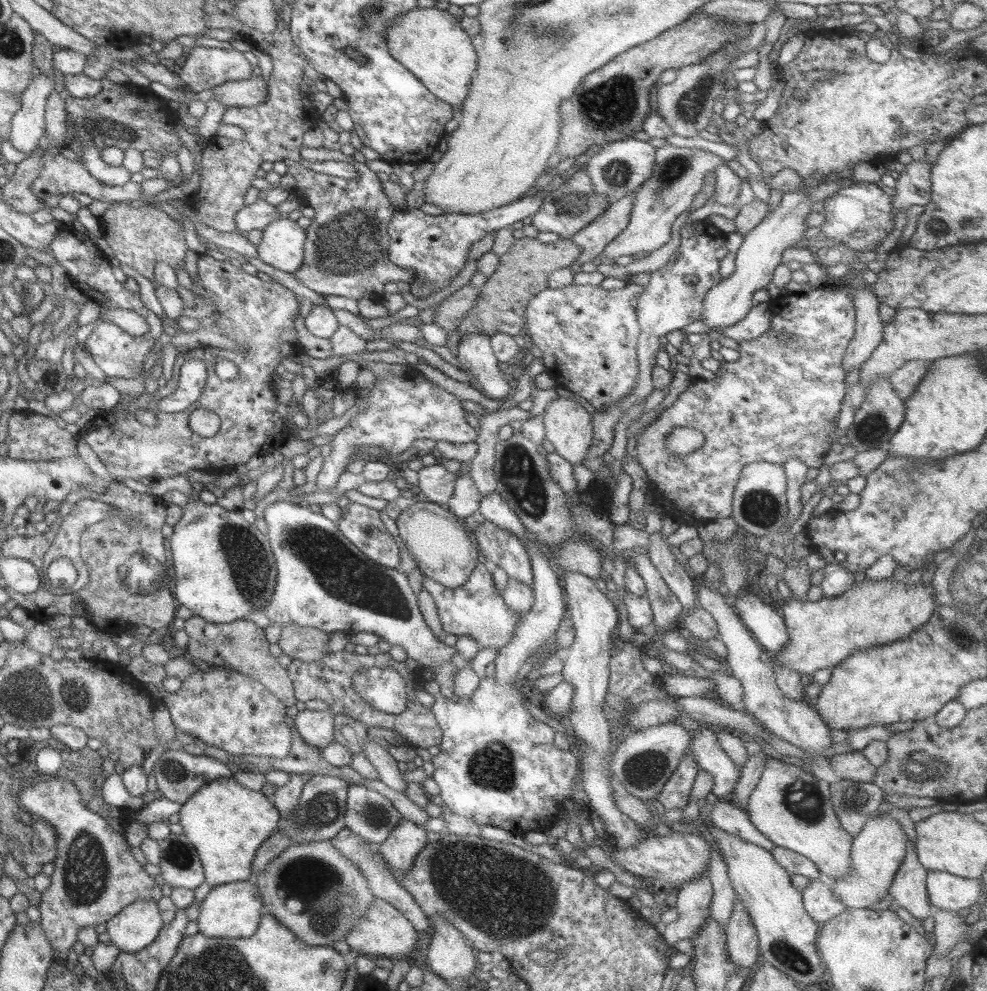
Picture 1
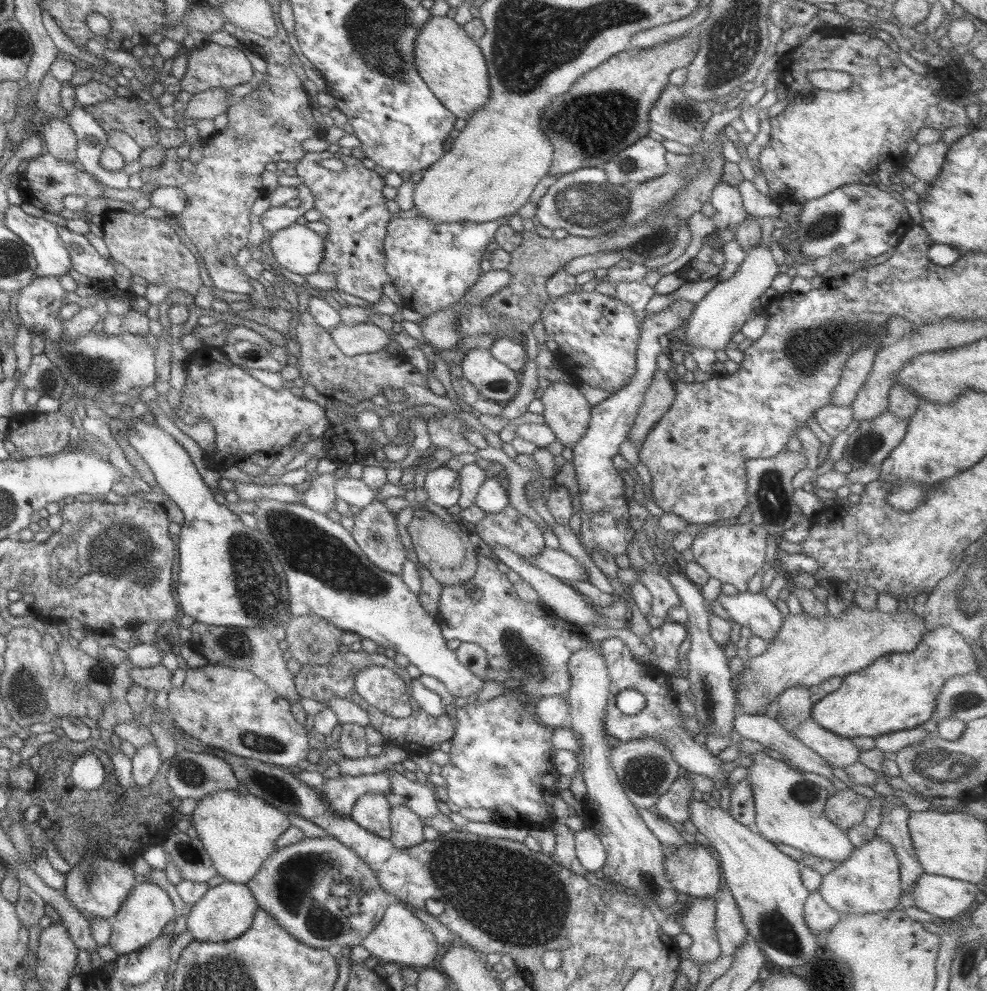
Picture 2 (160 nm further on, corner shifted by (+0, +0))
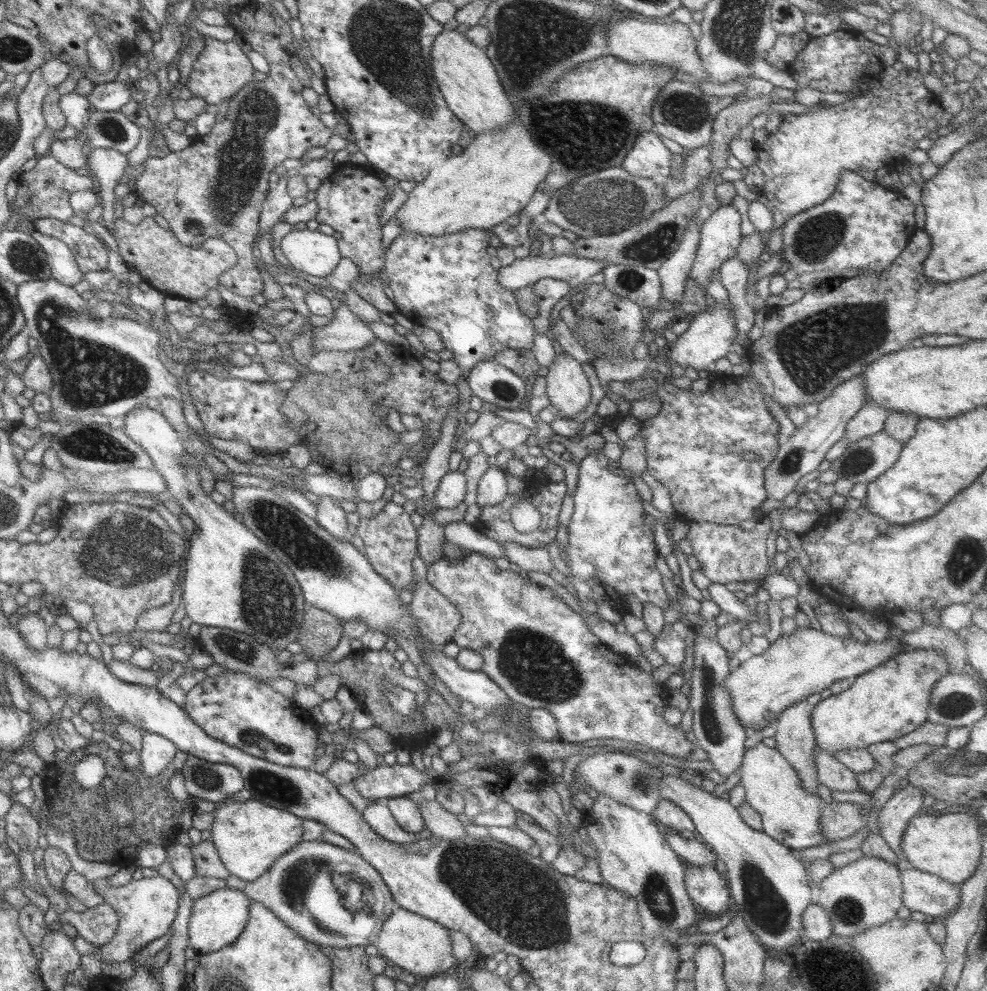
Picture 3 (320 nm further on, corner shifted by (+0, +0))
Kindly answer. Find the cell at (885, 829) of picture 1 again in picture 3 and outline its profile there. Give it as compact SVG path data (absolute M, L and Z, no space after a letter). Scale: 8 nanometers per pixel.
M863 855L847 865L834 868L817 886L816 904L827 913L833 934L841 938L895 919L902 906L899 868L872 856Z

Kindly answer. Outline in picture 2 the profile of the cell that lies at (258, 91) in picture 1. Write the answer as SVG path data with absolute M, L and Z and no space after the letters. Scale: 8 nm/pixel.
M212 88L194 94L187 103L184 104L183 118L193 118L193 120L212 120L214 116L225 112L231 102L227 99L229 88Z

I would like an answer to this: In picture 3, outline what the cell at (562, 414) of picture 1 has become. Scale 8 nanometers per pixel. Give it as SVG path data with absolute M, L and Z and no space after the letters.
M563 350L546 366L545 394L549 404L557 409L557 417L569 420L589 404L589 382L581 369L581 363Z

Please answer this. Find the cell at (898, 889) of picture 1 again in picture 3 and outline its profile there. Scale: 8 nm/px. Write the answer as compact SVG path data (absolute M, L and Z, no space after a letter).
M908 784L902 789L898 788L876 812L876 825L879 829L879 836L898 856L898 859L904 863L903 867L908 867L908 865L898 844L908 820L921 810L921 796L924 793L924 789Z

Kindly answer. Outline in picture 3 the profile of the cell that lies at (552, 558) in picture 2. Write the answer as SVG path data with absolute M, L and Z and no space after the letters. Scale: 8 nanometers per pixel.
M498 542L504 556L508 562L515 564L521 570L521 573L527 572L543 572L548 574L553 568L553 562L549 559L547 550L543 547L539 548L525 548L524 546Z

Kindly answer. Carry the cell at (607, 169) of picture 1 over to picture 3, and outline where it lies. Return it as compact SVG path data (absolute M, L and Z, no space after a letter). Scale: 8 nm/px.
M652 130L645 131L637 134L619 167L631 176L647 178L659 185L670 176L671 156L671 152Z

